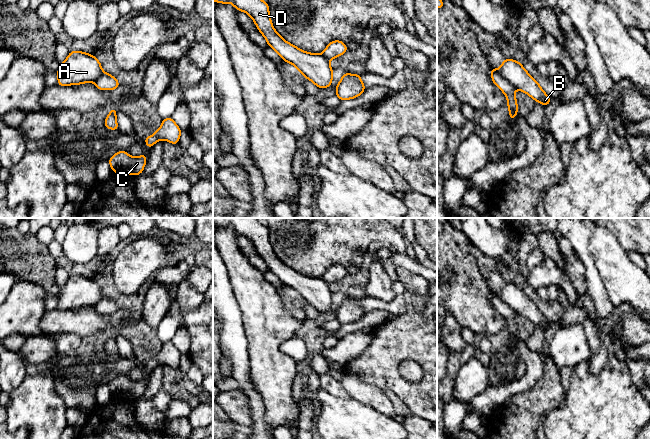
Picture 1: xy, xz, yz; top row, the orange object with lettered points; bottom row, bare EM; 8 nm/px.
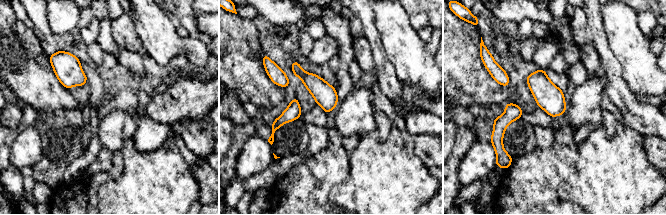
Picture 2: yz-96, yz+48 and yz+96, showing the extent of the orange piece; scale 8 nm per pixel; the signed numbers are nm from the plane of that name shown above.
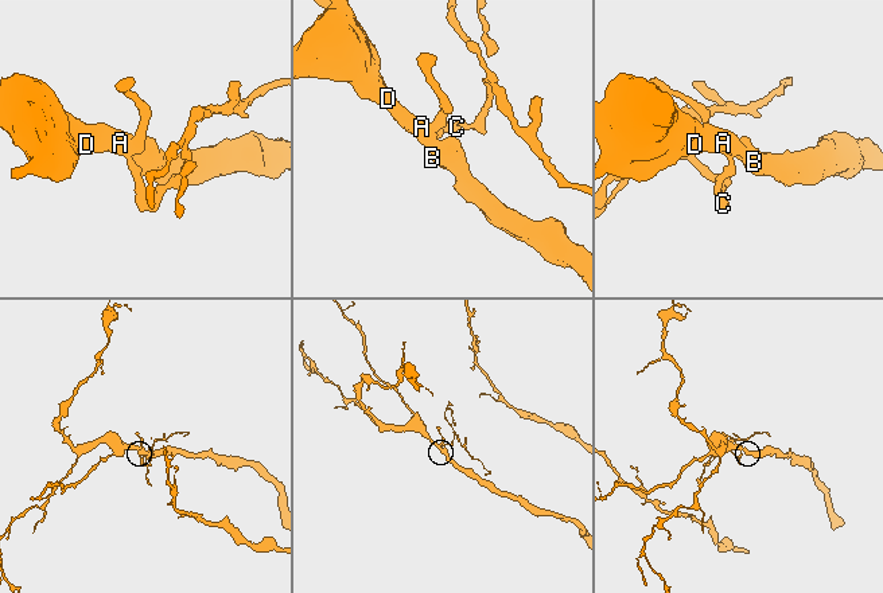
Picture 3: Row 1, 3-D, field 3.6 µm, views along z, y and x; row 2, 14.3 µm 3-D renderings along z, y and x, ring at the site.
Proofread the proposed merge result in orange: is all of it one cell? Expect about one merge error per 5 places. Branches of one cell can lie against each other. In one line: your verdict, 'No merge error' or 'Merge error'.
Merge error

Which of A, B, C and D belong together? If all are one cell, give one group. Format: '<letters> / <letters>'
A B D / C

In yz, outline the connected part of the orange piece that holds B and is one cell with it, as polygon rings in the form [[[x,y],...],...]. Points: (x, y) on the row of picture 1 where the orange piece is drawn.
[[[505,59],[497,71],[515,89],[526,93],[535,102],[541,103],[546,107],[552,101],[520,62],[513,59]]]

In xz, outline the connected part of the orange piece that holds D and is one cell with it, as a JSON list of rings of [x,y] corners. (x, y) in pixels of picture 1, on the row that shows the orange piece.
[[[213,0],[218,3],[231,3],[238,11],[247,13],[256,24],[257,29],[266,39],[268,46],[282,58],[295,66],[318,88],[329,88],[333,78],[333,69],[322,54],[304,52],[284,40],[274,29],[269,14],[269,6],[263,0]]]

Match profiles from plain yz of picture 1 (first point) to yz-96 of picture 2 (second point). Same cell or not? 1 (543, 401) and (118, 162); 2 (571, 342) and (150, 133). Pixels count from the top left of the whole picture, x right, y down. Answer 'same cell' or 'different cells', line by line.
1: different cells
2: different cells

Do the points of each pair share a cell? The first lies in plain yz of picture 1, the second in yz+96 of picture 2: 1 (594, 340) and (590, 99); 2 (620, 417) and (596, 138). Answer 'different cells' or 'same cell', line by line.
1: different cells
2: same cell

